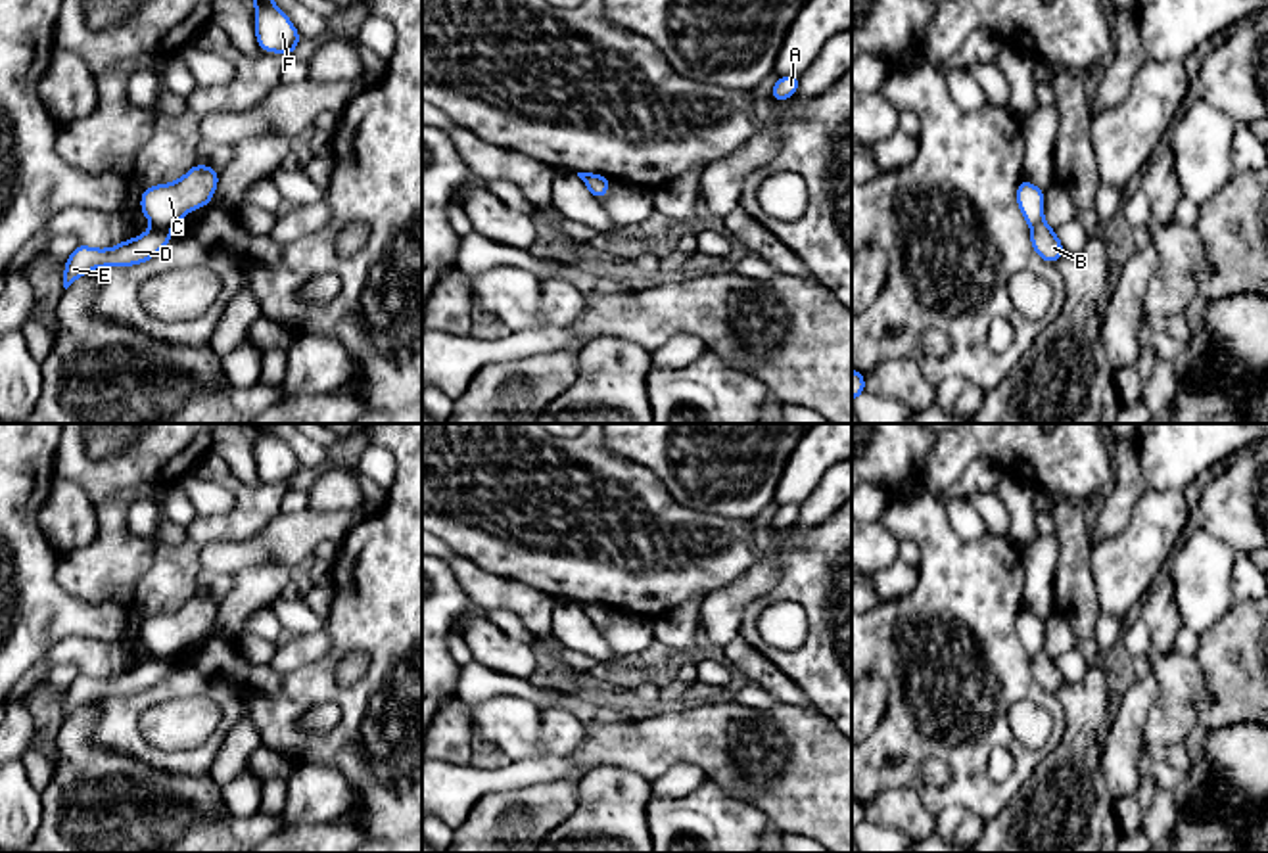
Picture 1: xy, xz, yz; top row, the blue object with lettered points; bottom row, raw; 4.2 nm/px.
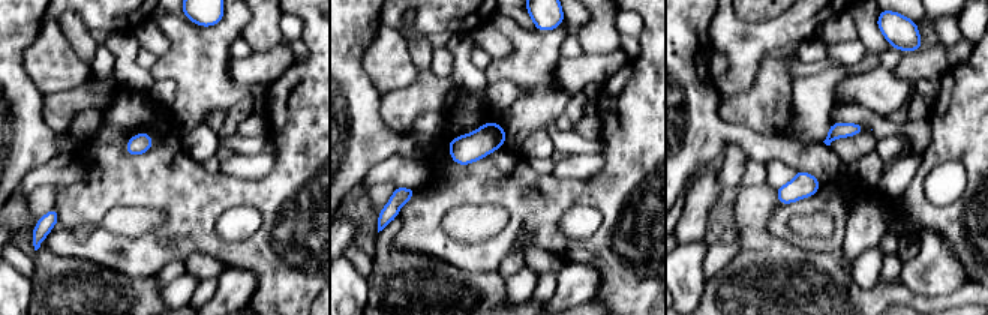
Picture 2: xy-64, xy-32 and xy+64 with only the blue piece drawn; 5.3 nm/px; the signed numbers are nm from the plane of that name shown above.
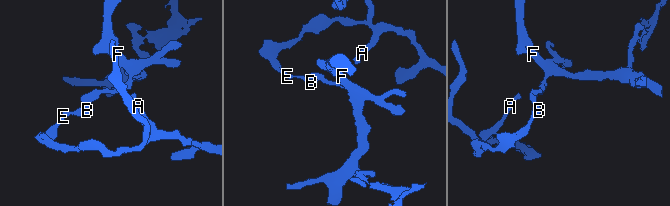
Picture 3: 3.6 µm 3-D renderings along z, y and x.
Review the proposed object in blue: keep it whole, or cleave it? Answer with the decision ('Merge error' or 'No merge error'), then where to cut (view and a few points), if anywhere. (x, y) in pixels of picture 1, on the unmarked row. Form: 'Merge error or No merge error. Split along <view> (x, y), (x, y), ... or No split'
Merge error. Split along xy (154, 654), (171, 656)

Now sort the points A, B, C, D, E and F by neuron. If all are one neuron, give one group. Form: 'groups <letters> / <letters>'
groups A B D E / C F

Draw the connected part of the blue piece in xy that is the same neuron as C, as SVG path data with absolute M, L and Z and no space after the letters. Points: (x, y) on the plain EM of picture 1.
M198 592L180 610L144 617L140 638L157 657L171 657L186 642L211 633L219 602Z

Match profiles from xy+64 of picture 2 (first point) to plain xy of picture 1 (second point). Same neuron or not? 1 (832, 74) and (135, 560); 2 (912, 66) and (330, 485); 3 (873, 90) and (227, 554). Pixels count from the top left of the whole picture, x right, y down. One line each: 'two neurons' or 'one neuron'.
1: two neurons
2: one neuron
3: one neuron

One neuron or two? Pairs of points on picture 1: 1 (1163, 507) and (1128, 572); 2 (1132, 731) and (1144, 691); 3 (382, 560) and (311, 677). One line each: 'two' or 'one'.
1: one
2: one
3: one

